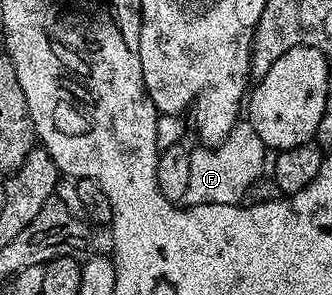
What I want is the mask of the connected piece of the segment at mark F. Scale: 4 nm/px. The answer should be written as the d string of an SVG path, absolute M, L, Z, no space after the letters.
M236 123L222 143L214 148L196 148L189 163L189 188L183 201L187 205L234 205L242 202L253 179L264 176L269 161L269 150L263 140L253 131L250 123Z

